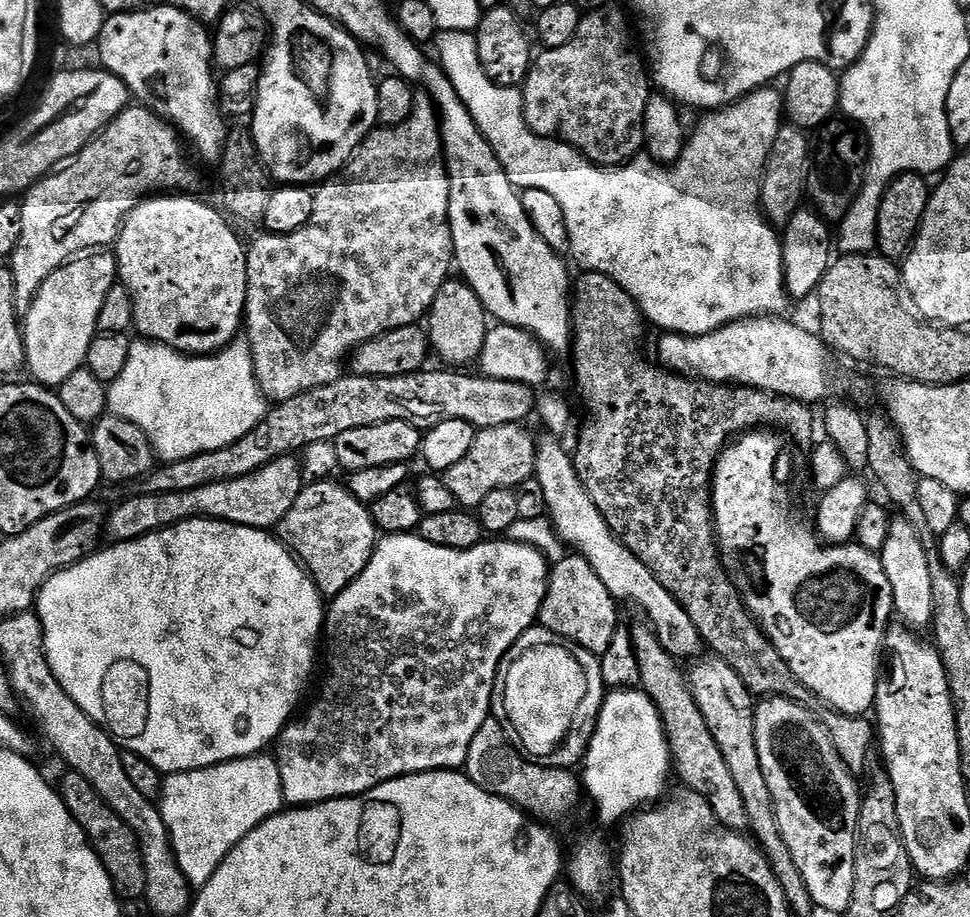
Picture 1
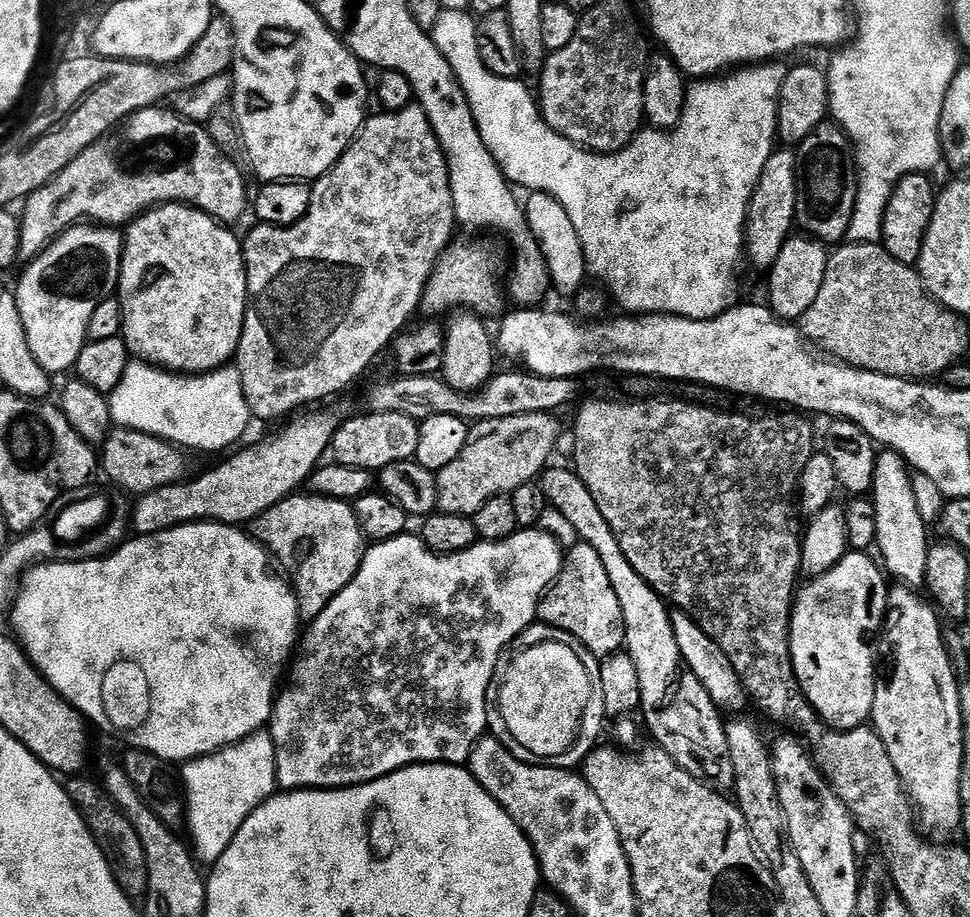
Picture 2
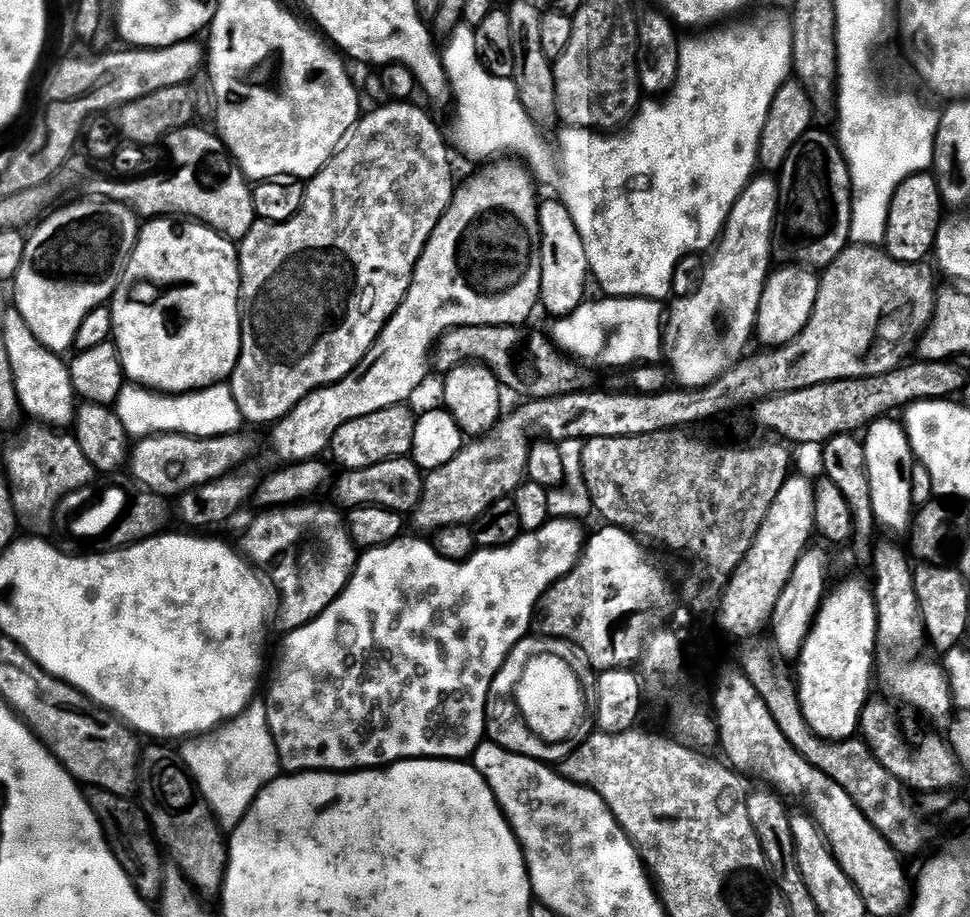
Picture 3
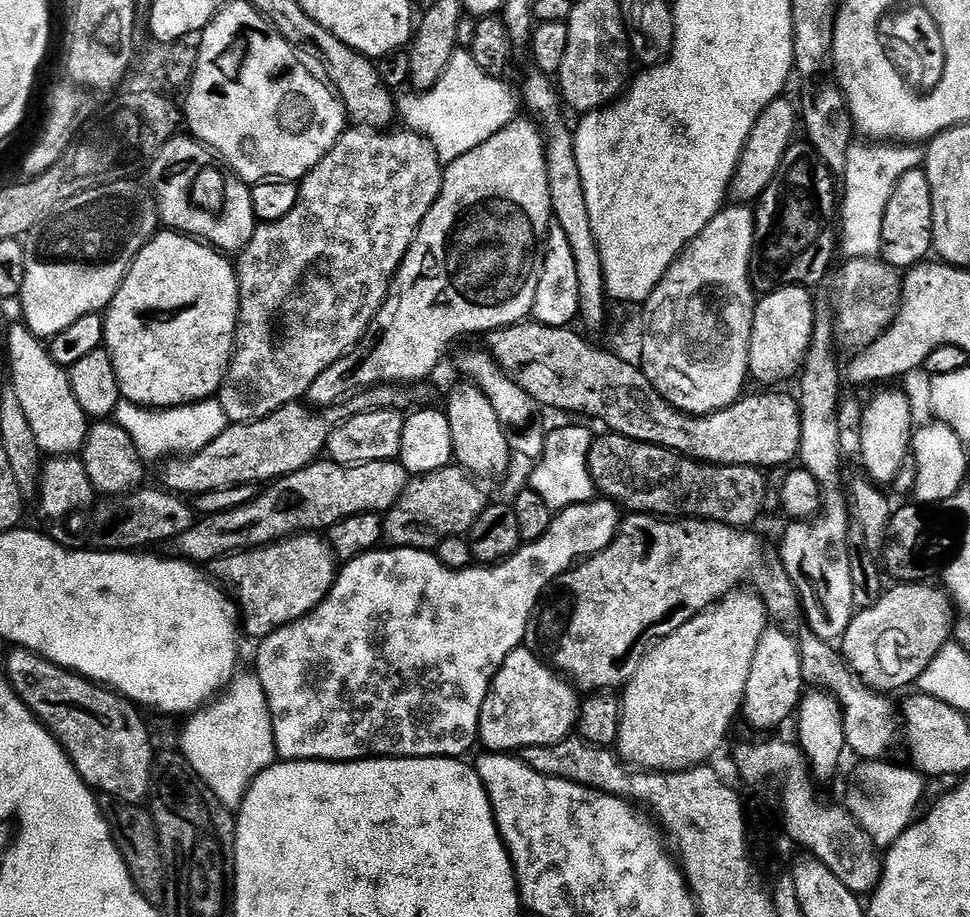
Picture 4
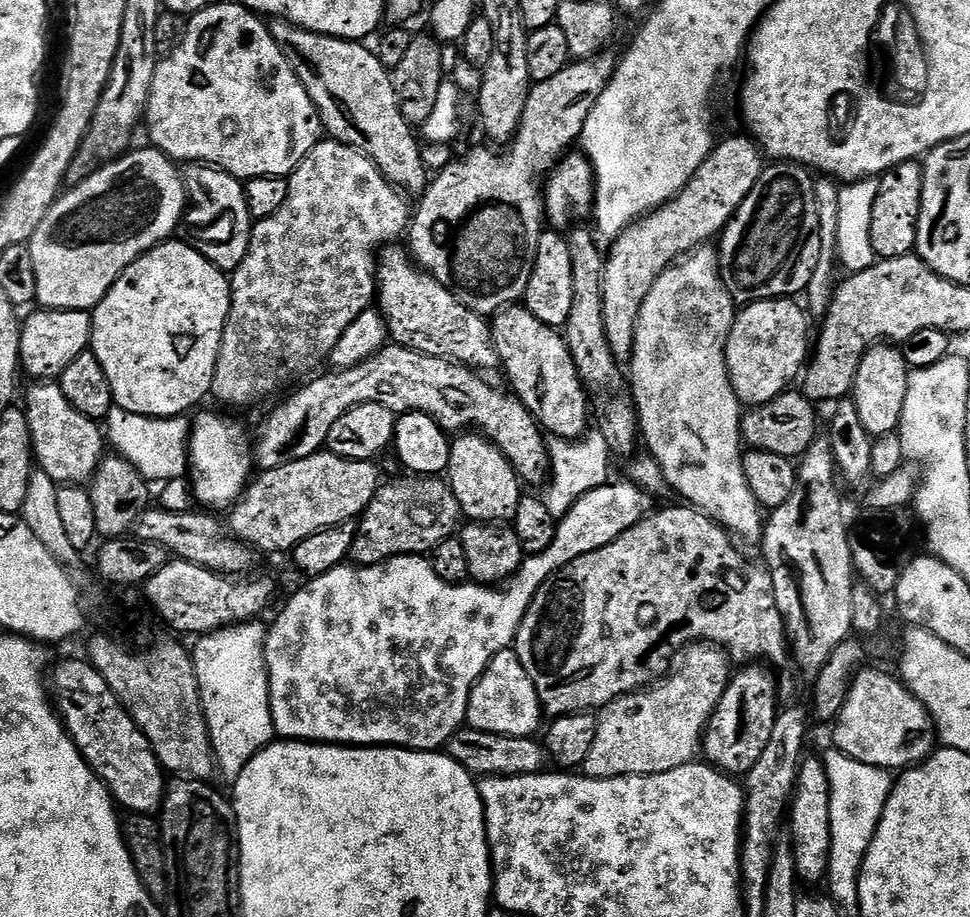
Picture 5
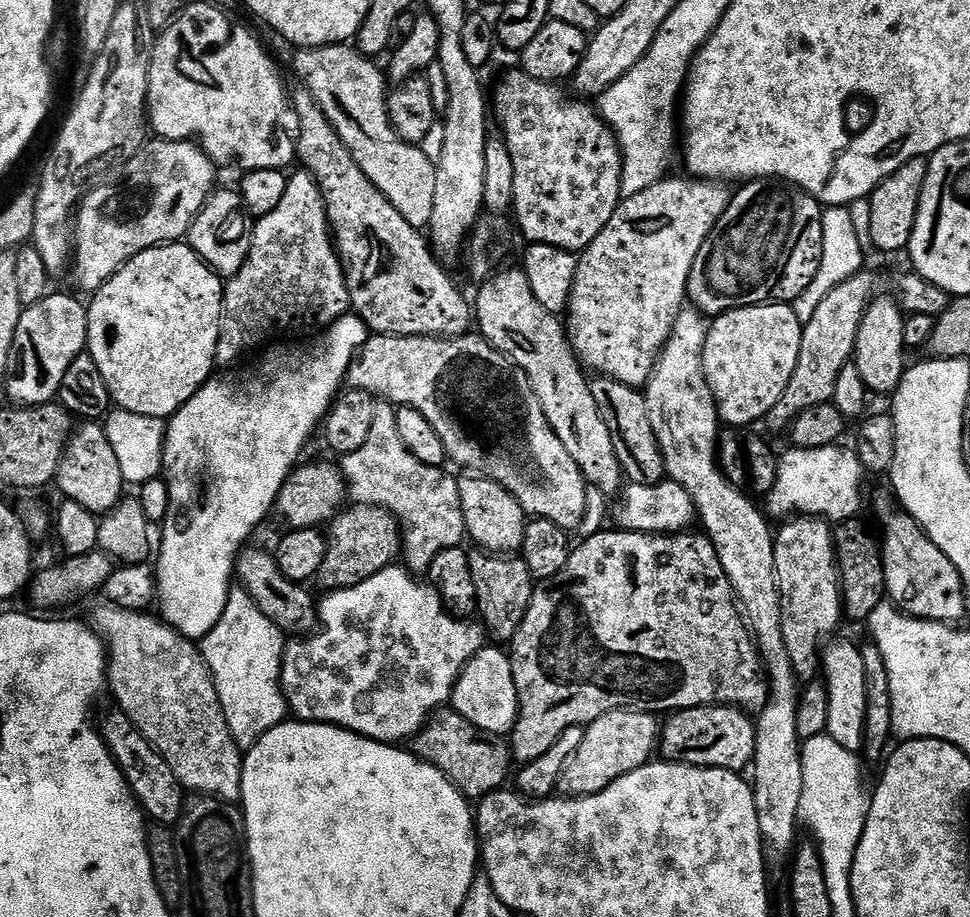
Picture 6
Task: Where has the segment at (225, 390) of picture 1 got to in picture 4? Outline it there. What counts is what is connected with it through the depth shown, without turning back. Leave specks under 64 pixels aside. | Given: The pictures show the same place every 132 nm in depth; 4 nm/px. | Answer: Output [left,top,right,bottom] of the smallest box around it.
[114,398,228,461]

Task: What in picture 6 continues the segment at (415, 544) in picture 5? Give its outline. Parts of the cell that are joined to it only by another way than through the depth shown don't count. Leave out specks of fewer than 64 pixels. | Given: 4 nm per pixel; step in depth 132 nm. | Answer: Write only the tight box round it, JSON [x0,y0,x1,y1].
[314,504,402,593]

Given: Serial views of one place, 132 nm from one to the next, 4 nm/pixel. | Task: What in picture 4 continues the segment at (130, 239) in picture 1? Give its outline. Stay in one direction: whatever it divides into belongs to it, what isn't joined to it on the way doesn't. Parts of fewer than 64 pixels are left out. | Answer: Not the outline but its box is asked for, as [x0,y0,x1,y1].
[103,230,240,408]

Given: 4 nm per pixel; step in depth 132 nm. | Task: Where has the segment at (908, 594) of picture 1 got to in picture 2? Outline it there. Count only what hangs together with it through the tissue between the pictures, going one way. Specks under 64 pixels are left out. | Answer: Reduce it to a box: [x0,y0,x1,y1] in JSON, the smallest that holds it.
[870,449,930,588]

